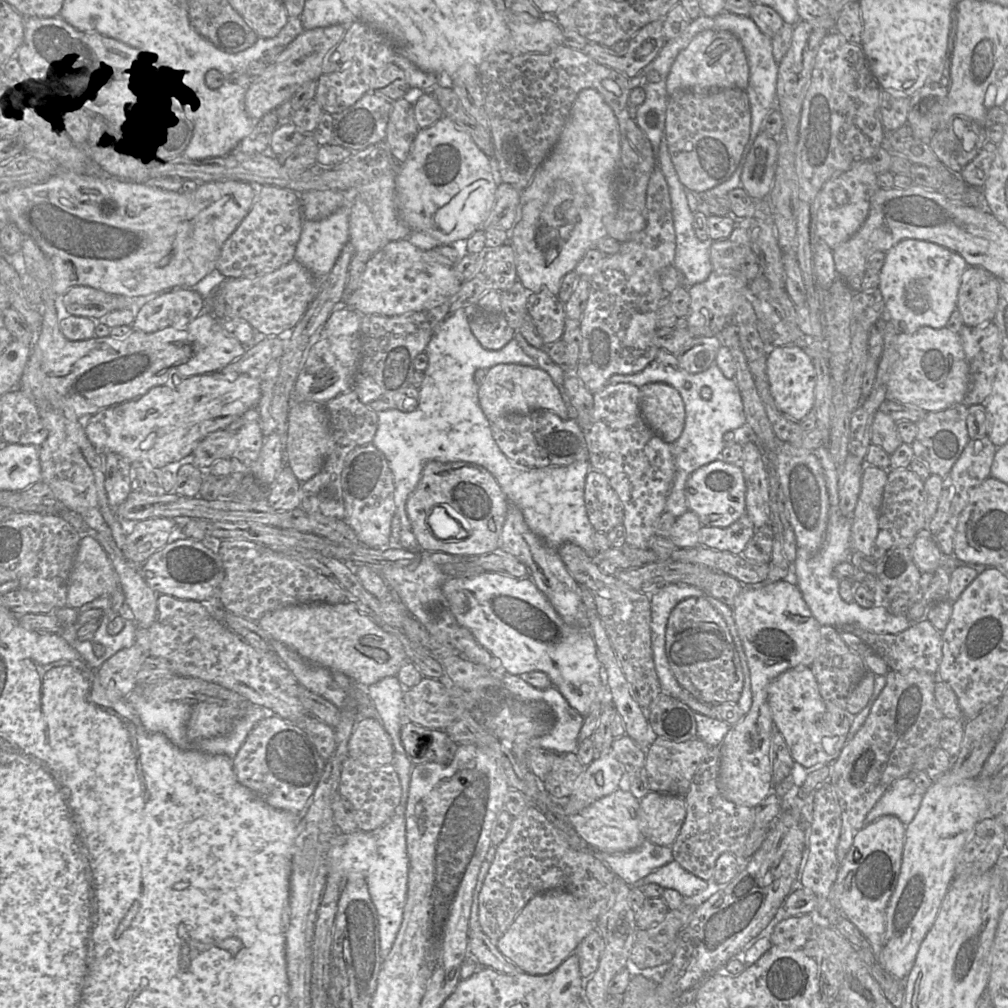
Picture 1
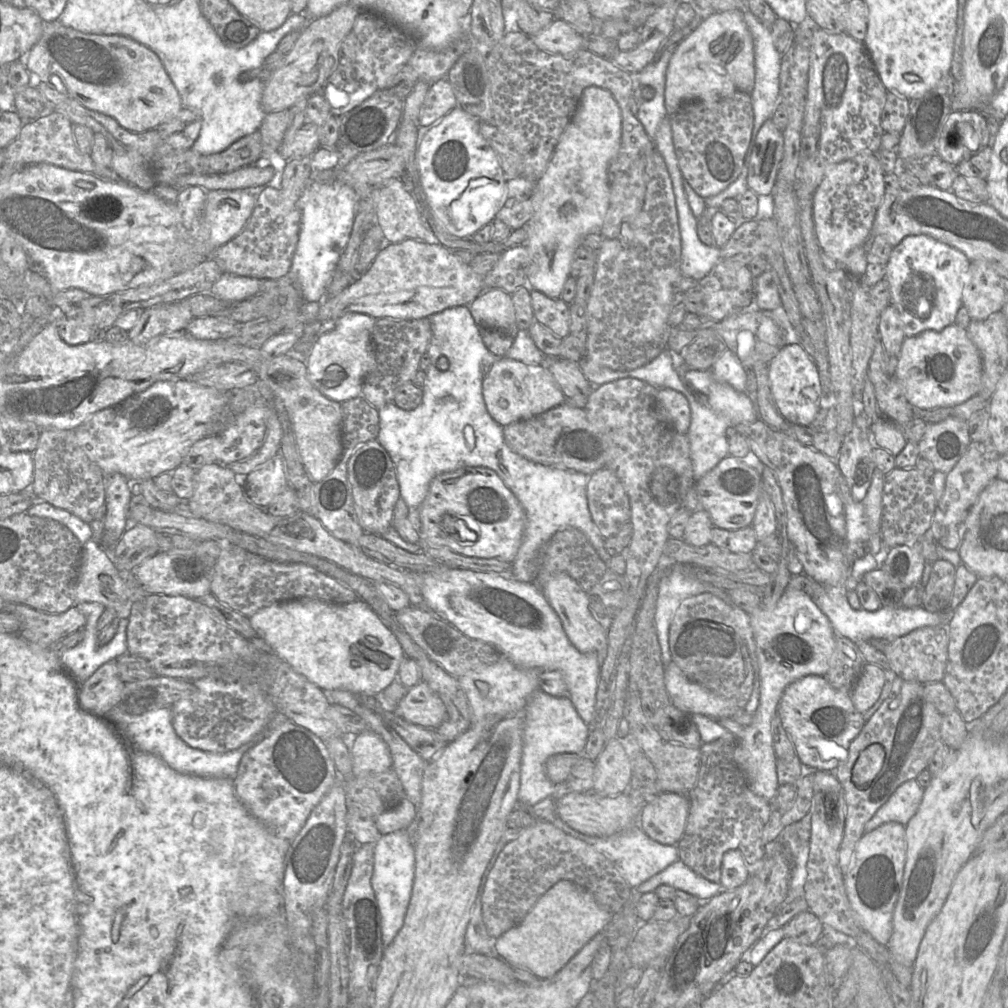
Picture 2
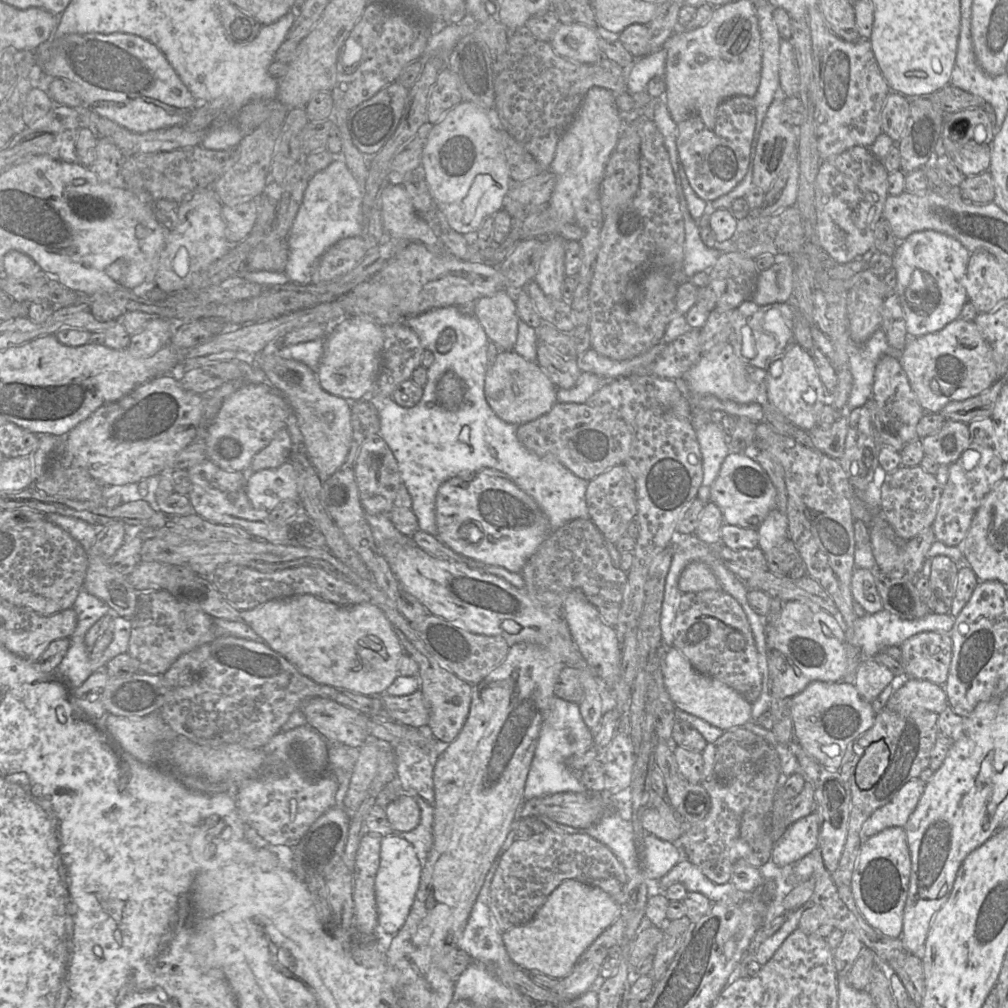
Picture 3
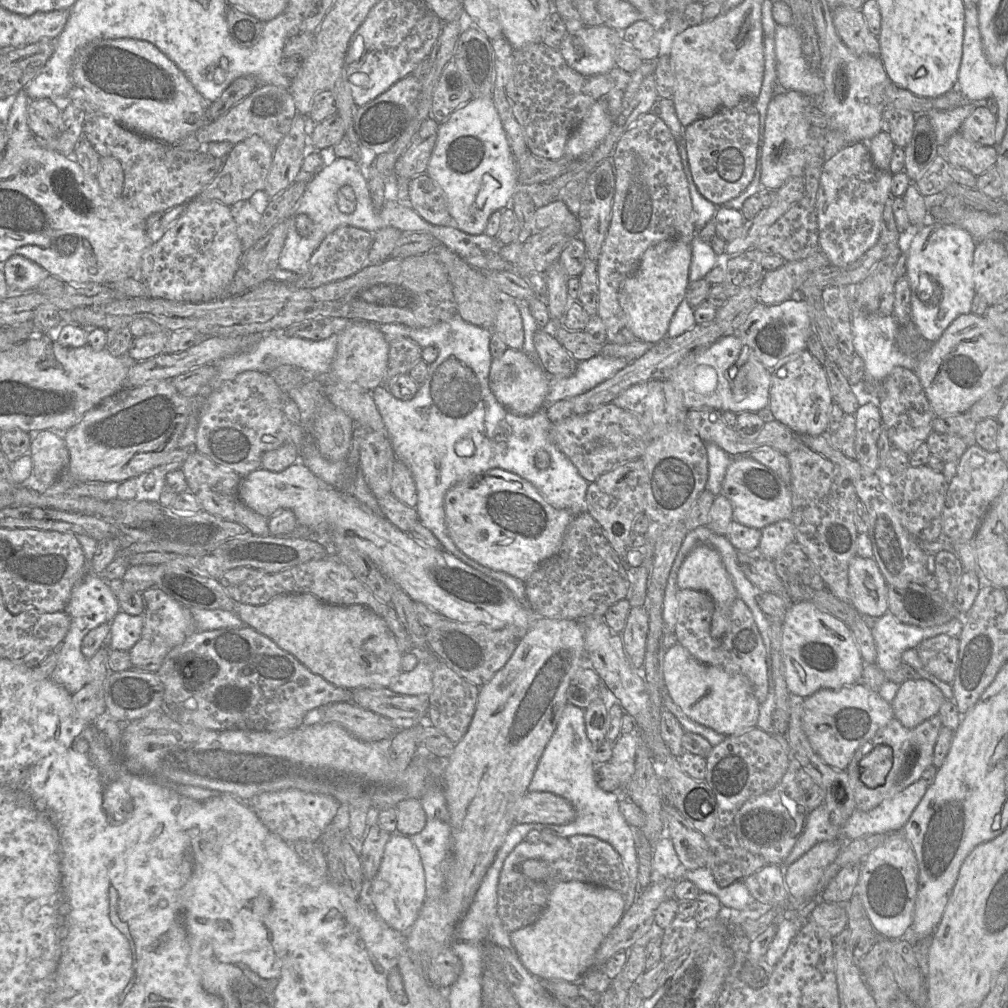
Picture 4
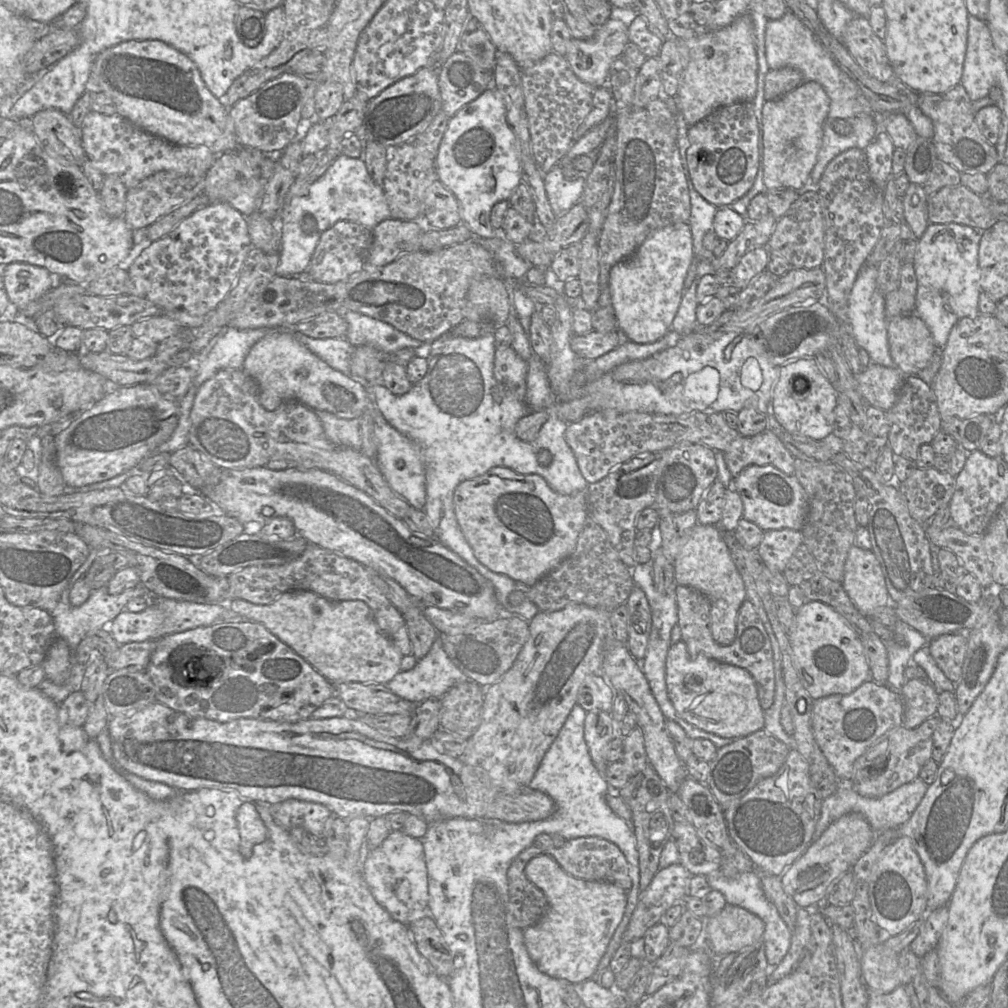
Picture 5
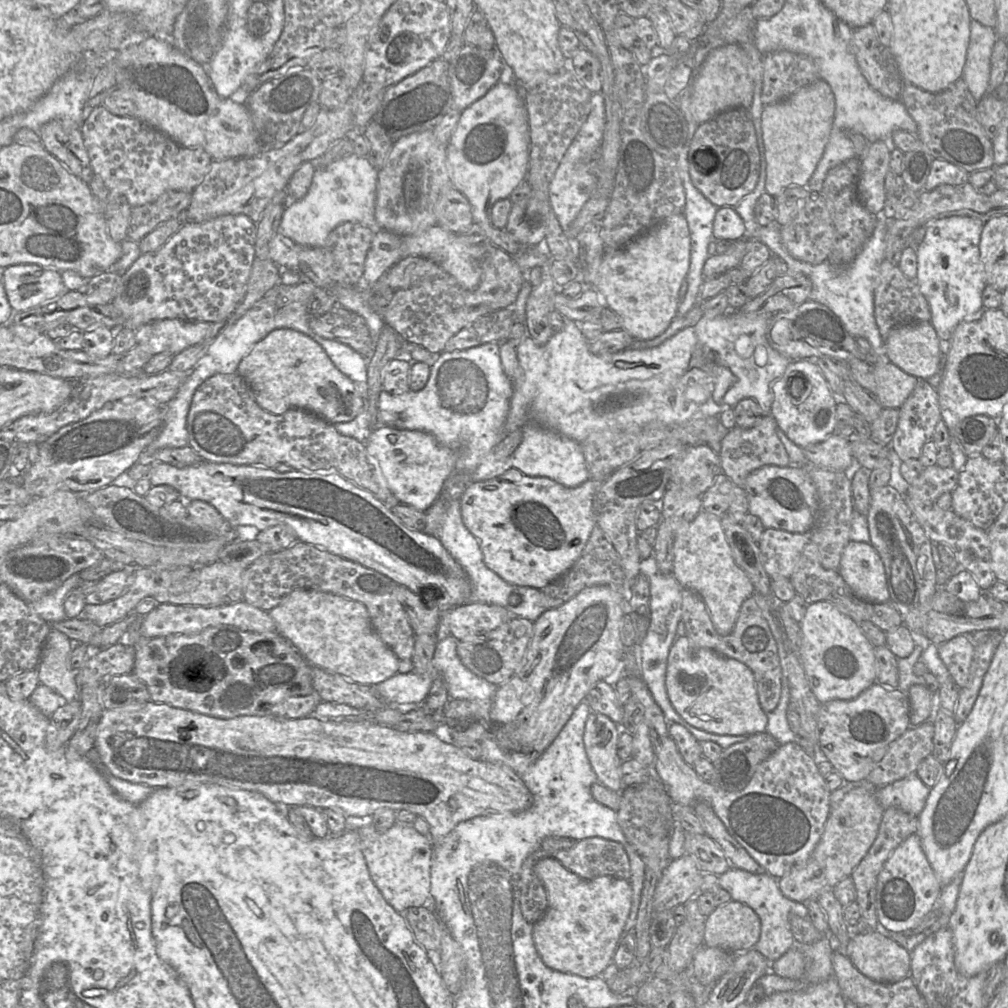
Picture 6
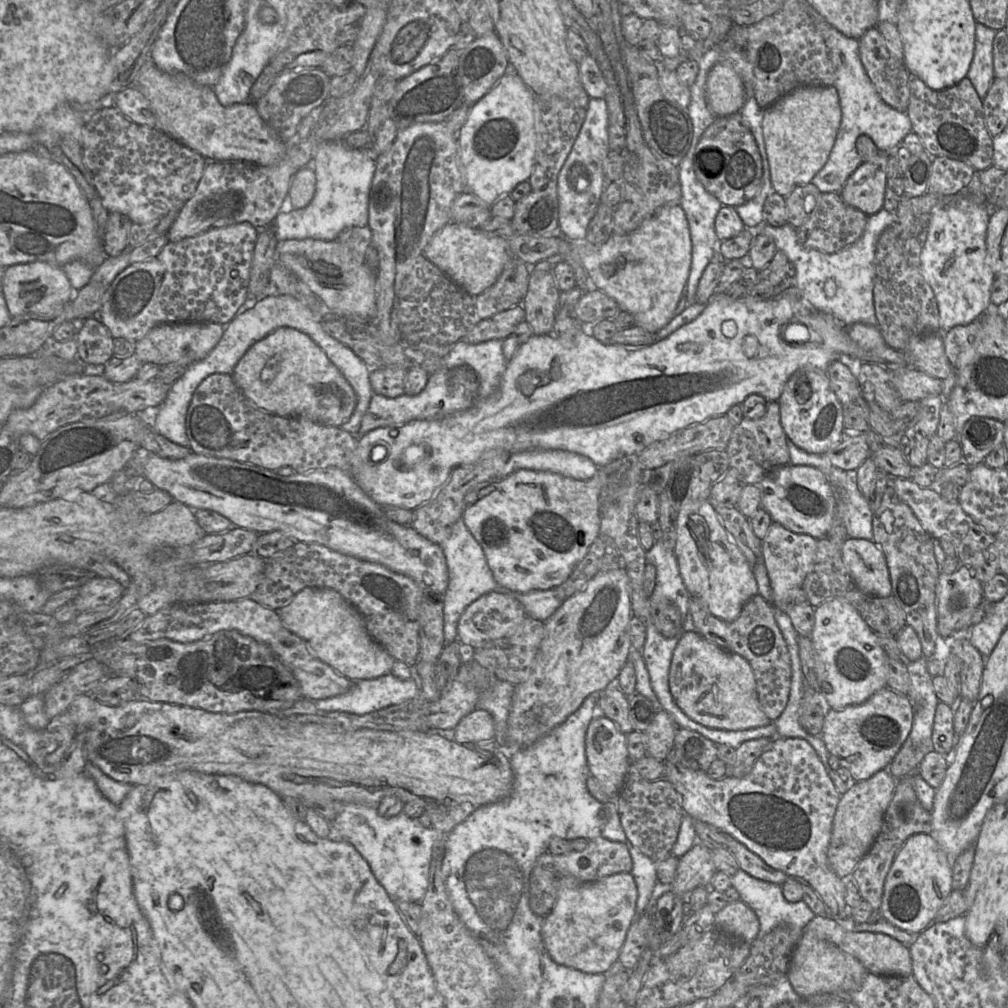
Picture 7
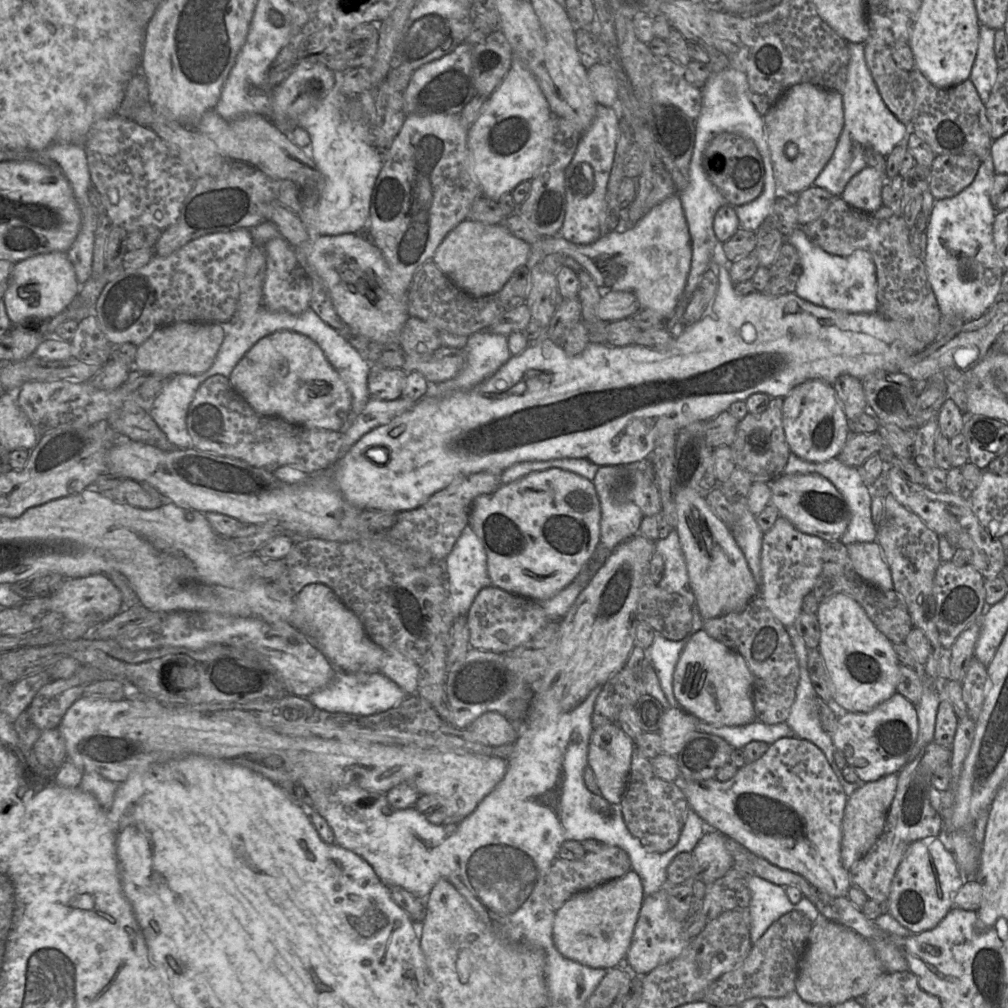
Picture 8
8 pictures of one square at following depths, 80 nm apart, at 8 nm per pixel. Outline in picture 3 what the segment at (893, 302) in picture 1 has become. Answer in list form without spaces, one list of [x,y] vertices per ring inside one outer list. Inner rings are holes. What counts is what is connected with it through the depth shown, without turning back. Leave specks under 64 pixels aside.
[[[933,230],[914,232],[898,242],[892,256],[897,275],[895,293],[900,299],[910,338],[938,332],[960,318],[968,301],[965,276],[970,255],[958,240]]]

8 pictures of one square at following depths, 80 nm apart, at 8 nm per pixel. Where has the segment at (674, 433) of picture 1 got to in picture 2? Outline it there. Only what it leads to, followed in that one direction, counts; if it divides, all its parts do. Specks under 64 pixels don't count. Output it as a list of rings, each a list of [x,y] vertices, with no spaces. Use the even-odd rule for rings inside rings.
[[[659,388],[656,394],[656,410],[663,423],[680,434],[686,434],[691,421],[687,399],[670,388]]]

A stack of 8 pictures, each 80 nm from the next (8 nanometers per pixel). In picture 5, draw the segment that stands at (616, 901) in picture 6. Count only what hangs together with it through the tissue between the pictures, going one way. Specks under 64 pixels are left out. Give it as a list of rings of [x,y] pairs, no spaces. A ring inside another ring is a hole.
[[[547,855],[531,859],[525,867],[525,875],[531,883],[543,891],[548,902],[547,910],[540,921],[523,930],[524,944],[531,960],[542,973],[572,984],[593,978],[599,961],[623,918],[627,892],[608,882],[575,878],[567,874]]]

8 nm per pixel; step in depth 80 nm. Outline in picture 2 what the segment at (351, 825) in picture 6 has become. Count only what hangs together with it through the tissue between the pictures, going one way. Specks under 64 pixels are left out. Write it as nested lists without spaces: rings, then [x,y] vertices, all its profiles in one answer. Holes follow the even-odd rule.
[[[407,829],[385,835],[374,843],[374,870],[372,887],[381,915],[381,931],[384,947],[388,947],[404,924],[412,895],[415,876],[415,850]]]

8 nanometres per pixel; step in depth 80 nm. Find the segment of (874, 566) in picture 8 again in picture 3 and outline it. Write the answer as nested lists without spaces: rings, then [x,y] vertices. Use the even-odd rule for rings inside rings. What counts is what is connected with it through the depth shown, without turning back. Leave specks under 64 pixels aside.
[[[856,568],[851,579],[853,600],[858,602],[863,609],[874,614],[884,609],[881,596],[877,590],[874,574],[869,569]]]

